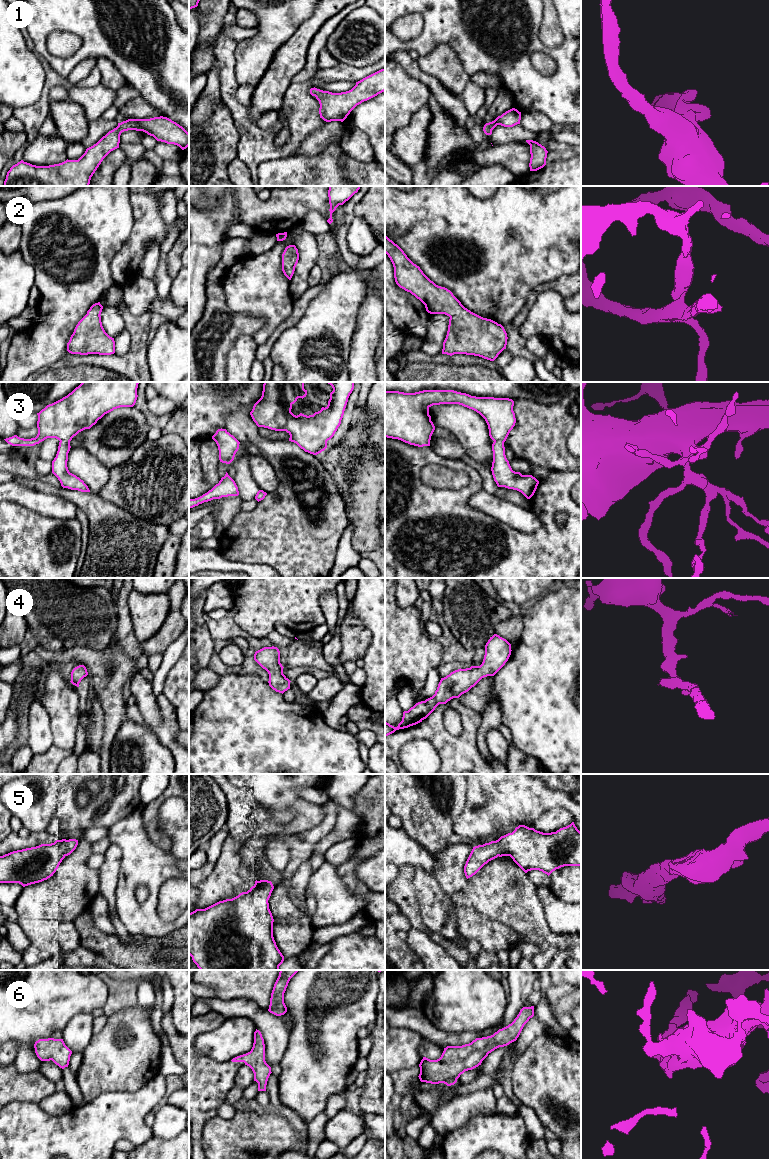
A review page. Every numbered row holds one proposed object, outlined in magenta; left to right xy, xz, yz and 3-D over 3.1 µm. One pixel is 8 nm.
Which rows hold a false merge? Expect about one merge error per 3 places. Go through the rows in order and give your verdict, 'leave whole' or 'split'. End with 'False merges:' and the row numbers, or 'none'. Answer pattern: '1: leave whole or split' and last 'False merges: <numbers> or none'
1: leave whole
2: leave whole
3: leave whole
4: leave whole
5: leave whole
6: leave whole
False merges: none

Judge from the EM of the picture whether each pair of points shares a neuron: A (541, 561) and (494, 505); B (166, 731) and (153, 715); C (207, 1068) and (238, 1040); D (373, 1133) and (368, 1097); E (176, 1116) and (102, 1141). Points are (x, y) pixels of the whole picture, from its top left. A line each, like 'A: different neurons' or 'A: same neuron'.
A: different neurons
B: different neurons
C: different neurons
D: different neurons
E: different neurons

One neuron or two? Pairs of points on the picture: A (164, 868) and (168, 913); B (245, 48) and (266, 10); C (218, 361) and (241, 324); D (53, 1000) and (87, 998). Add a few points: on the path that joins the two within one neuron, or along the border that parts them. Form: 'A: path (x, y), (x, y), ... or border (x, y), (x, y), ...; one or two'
A: border (178, 876), (169, 878), (162, 885), (156, 904); two
B: path (255, 42), (266, 31), (266, 20); one
C: path (218, 352), (218, 348), (232, 333); one
D: path (61, 998), (79, 998); one

